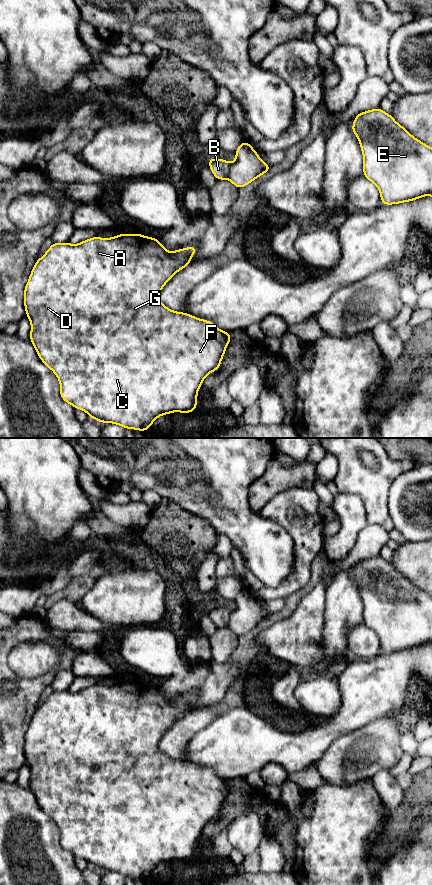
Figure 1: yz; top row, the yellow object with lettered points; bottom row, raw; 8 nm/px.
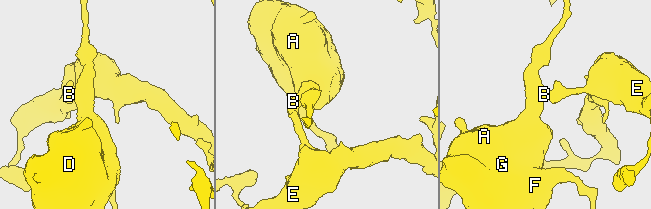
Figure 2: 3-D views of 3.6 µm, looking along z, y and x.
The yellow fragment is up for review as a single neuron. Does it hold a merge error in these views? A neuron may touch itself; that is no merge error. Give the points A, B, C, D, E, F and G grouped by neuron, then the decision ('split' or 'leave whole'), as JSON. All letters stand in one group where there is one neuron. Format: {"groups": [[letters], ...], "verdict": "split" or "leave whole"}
{"groups": [["A", "B", "C", "D", "F", "G"], ["E"]], "verdict": "split"}

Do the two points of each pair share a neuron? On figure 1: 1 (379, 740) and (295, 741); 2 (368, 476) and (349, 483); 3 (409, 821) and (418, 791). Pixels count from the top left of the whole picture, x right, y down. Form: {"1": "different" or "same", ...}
{"1": "different", "2": "same", "3": "same"}

